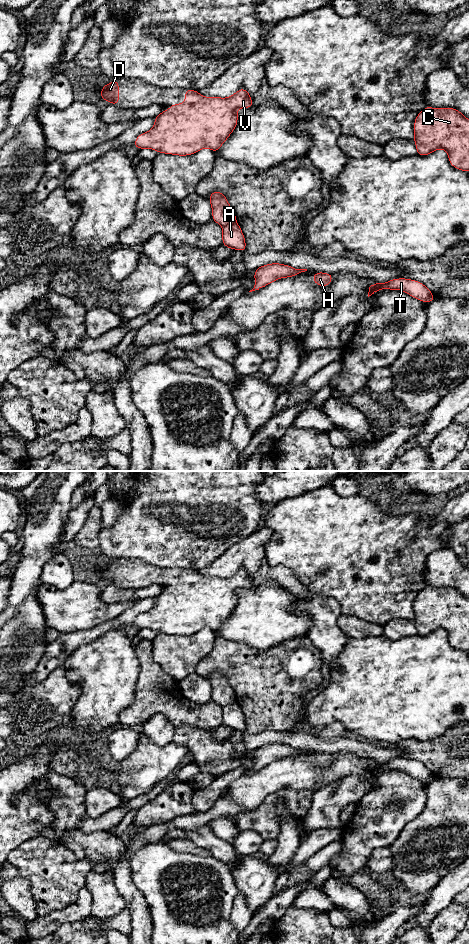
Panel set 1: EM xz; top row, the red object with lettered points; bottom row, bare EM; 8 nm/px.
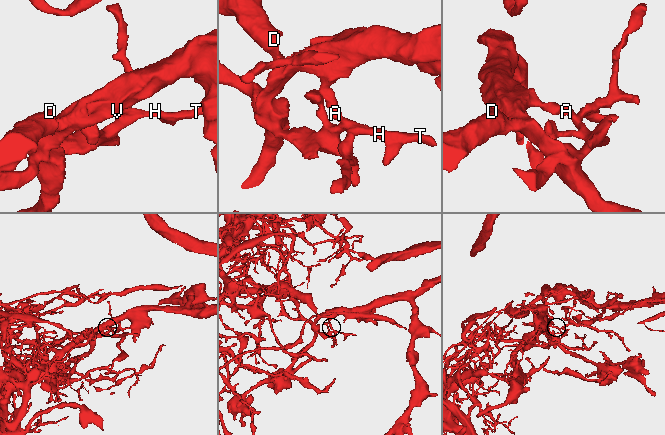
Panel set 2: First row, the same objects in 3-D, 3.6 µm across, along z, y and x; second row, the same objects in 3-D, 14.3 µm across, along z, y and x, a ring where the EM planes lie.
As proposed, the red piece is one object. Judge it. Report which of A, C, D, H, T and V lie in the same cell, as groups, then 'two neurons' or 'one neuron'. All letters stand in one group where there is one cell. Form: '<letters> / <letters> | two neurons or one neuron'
A H T / C D V | two neurons

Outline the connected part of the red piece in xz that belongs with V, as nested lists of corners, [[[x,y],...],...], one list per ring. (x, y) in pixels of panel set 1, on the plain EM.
[[[245,568],[227,578],[204,577],[197,570],[186,569],[185,582],[170,587],[154,597],[154,607],[138,615],[134,627],[178,636],[203,628],[216,633],[237,606],[237,590],[254,584]]]

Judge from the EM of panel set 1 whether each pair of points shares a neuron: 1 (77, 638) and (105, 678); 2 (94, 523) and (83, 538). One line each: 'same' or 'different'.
1: different
2: same

